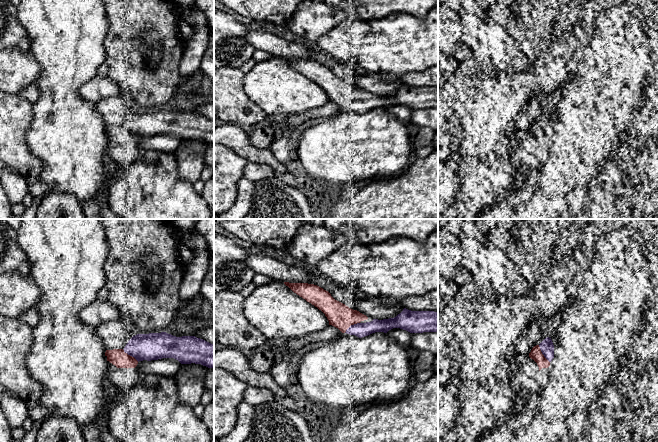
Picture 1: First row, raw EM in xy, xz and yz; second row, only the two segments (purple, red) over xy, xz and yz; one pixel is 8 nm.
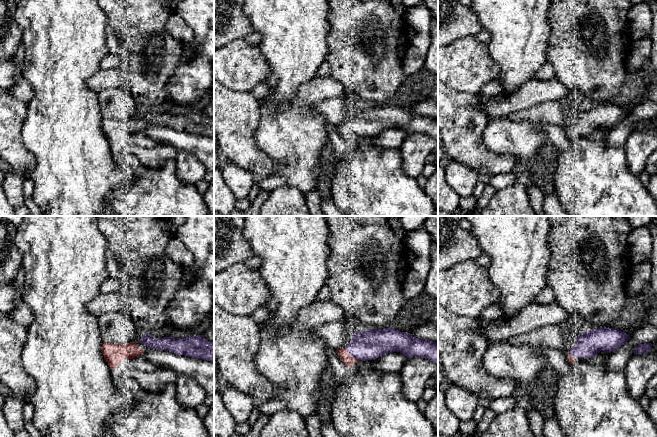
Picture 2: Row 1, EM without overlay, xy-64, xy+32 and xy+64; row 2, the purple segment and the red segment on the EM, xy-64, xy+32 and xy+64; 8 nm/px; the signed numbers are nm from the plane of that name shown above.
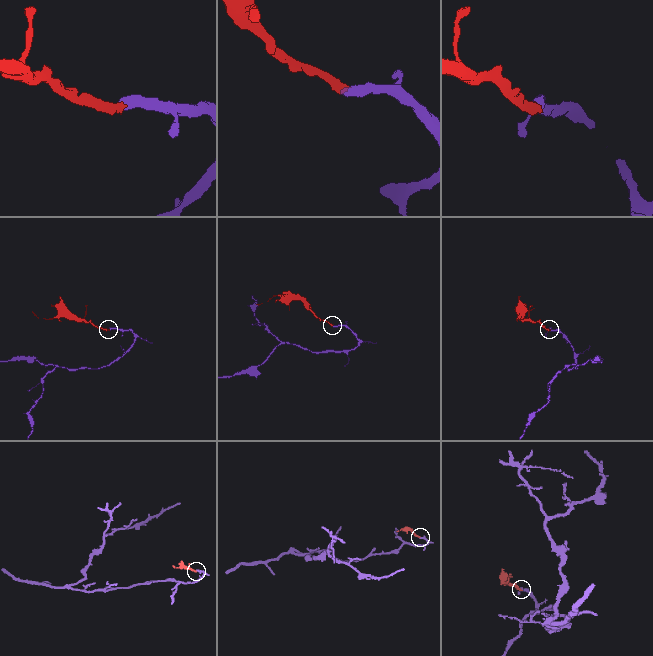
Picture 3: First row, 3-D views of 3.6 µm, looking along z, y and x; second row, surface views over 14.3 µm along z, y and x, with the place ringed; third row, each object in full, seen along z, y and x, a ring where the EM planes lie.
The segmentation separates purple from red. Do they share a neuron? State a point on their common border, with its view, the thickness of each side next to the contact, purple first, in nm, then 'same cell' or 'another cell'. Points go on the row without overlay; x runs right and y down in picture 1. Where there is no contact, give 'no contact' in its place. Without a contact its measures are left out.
yz (542, 129) | 110/90 nm | same cell

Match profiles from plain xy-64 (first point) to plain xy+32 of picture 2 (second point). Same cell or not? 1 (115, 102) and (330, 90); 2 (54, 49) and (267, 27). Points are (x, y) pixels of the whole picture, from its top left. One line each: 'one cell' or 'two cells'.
1: two cells
2: one cell

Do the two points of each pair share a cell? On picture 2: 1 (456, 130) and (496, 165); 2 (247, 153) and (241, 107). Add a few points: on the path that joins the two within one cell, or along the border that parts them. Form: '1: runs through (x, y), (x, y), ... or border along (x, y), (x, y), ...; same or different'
1: runs through (466, 140), (486, 160); same
2: runs through (241, 142), (241, 118); same

